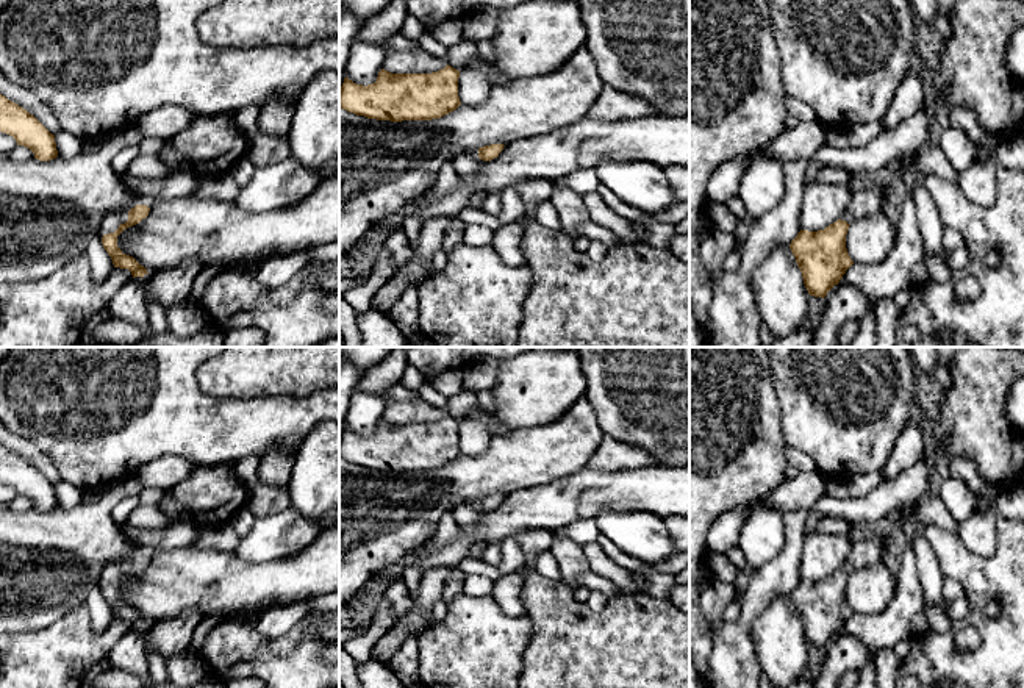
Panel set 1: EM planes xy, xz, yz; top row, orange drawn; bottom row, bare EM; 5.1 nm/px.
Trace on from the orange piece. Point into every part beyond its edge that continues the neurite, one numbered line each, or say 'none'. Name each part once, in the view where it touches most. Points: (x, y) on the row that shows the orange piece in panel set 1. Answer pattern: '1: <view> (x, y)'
1: xy (111, 222)

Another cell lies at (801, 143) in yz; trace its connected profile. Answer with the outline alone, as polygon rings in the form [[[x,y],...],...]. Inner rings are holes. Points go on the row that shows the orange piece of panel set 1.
[[[799,122],[785,128],[774,141],[760,149],[761,156],[772,156],[782,163],[811,158],[827,141],[827,130],[819,122]]]

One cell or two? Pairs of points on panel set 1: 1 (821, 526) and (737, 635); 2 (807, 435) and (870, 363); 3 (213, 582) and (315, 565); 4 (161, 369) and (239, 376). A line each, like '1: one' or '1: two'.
1: two
2: one
3: one
4: two

